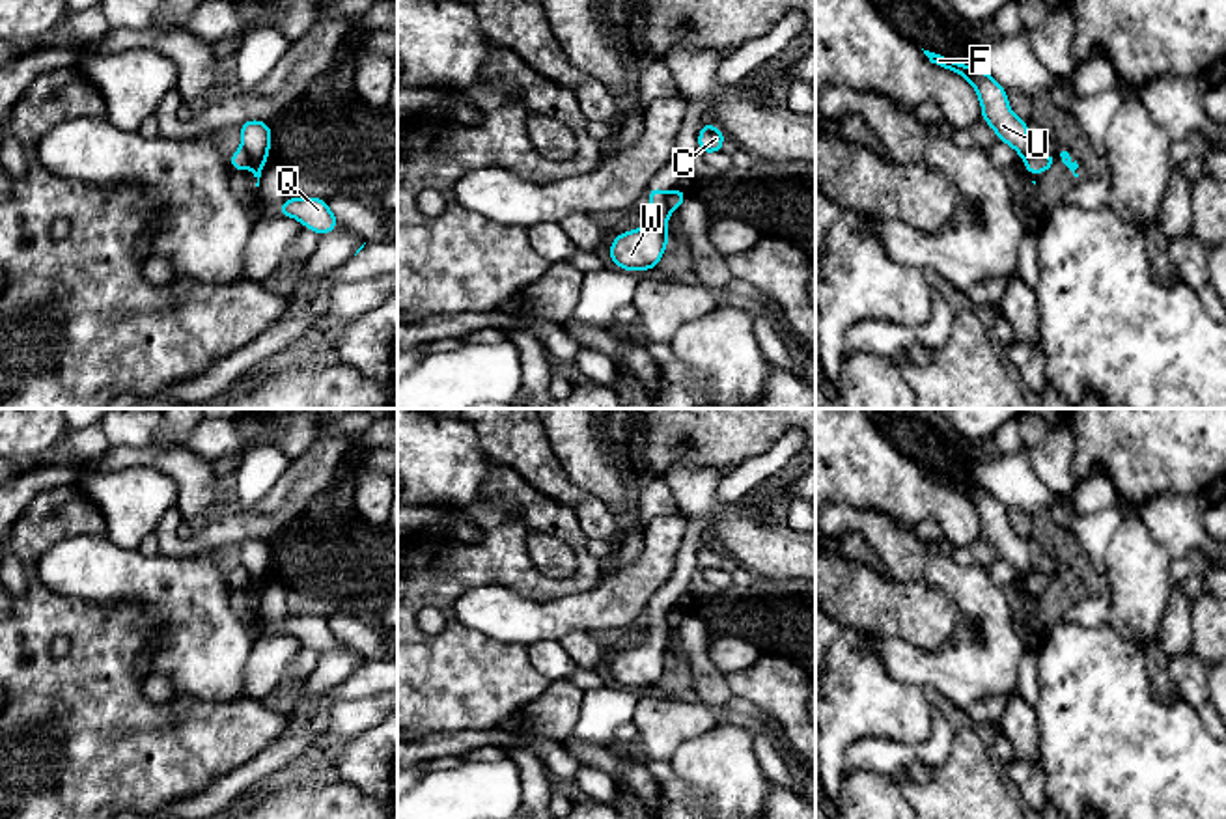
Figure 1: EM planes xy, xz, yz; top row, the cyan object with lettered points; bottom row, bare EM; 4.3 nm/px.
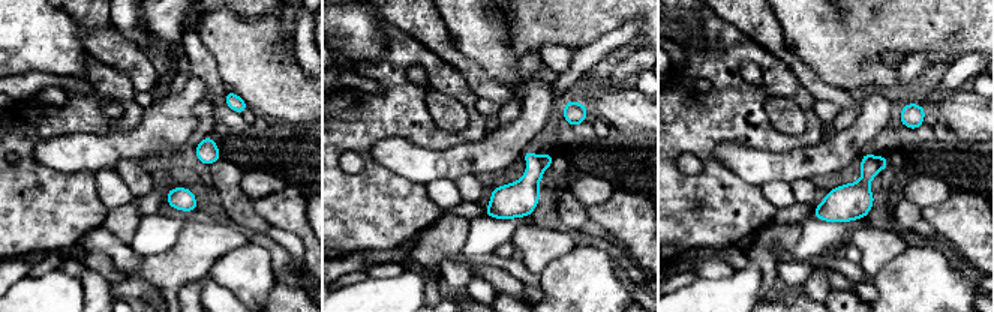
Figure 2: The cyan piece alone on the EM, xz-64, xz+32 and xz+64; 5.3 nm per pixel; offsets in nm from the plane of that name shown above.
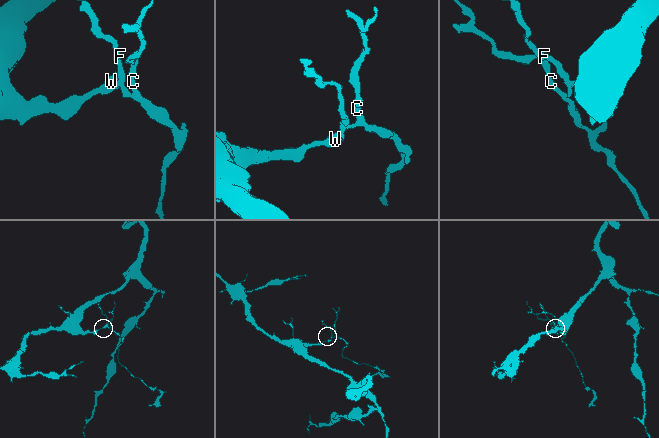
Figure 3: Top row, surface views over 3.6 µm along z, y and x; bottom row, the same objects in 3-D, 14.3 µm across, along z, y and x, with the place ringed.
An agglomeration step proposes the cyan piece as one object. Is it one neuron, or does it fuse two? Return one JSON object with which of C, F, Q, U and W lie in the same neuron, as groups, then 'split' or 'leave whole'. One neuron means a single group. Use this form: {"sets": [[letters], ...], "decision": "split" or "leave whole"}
{"sets": [["C", "F", "Q", "U"], ["W"]], "decision": "split"}

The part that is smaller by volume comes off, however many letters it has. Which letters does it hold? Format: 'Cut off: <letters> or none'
Cut off: C, F, Q, U

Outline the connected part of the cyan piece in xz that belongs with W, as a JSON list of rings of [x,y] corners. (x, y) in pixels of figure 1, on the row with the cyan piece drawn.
[[[659,187],[646,190],[649,196],[651,220],[631,231],[618,233],[608,246],[608,257],[621,271],[649,271],[655,269],[670,243],[666,192]]]

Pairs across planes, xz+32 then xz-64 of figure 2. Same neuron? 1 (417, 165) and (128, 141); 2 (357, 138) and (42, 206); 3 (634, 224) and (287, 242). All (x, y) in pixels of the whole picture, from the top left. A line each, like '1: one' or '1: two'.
1: one
2: one
3: two

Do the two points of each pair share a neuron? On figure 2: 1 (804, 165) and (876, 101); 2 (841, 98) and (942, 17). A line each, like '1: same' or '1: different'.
1: same
2: different

